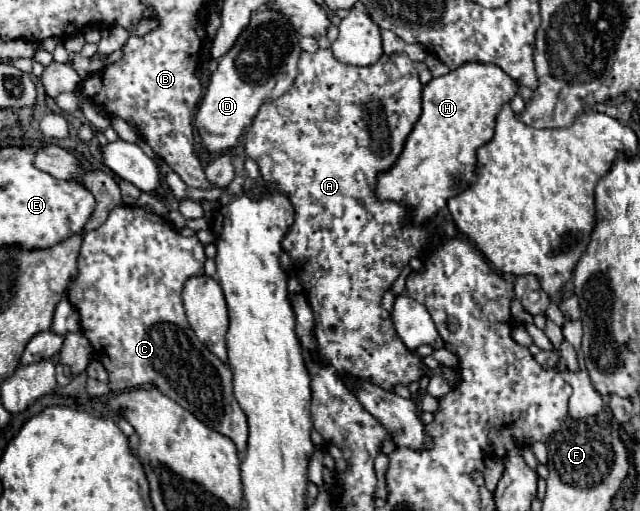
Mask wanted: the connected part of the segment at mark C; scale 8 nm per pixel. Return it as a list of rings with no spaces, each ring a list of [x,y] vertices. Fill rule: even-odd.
[[[116,207],[104,225],[86,233],[78,255],[78,275],[68,289],[68,299],[80,313],[82,333],[92,343],[96,359],[110,373],[108,385],[112,393],[122,393],[124,389],[152,383],[166,397],[194,413],[194,417],[198,417],[210,429],[230,437],[238,453],[244,453],[248,441],[248,425],[246,415],[238,407],[232,393],[232,373],[228,365],[224,365],[204,347],[204,343],[198,341],[186,321],[182,305],[184,283],[190,277],[204,275],[204,245],[196,239],[196,235],[182,237],[174,227],[162,221],[166,219],[160,219],[142,207]]]

